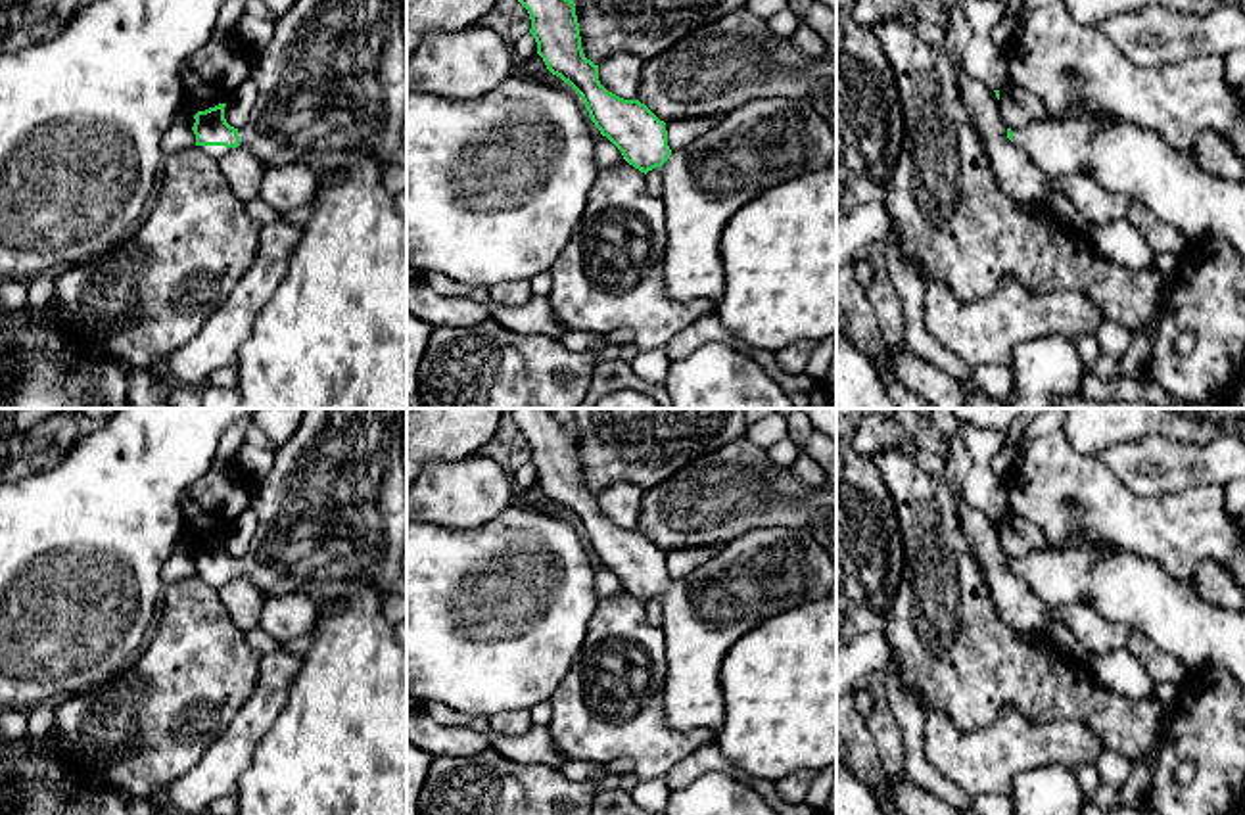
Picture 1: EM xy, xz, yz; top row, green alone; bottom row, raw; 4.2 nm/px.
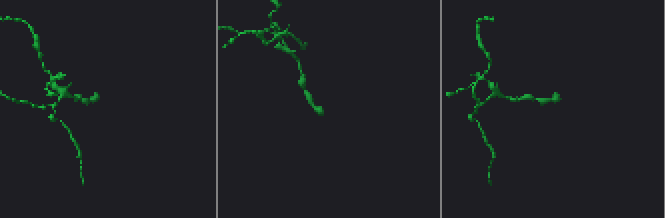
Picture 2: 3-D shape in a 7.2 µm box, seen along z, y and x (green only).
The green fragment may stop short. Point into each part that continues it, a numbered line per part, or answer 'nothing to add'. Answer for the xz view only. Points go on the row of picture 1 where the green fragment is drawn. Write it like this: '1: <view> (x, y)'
1: xz (760, 144)

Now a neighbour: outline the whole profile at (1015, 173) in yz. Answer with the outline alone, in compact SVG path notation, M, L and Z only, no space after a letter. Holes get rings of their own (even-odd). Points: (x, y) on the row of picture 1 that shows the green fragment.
M959 65L957 88L978 128L999 188L1017 201L1038 199L1049 203L1057 196L1051 184L1053 176L1038 169L1030 157L1007 138L1009 128L1045 119L1047 111L1044 102L1015 82L1007 82L996 94L984 82L969 77Z

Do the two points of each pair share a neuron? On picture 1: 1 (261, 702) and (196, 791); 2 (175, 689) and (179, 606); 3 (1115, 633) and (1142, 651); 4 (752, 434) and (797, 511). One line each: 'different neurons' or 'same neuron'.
1: same neuron
2: same neuron
3: different neurons
4: different neurons

